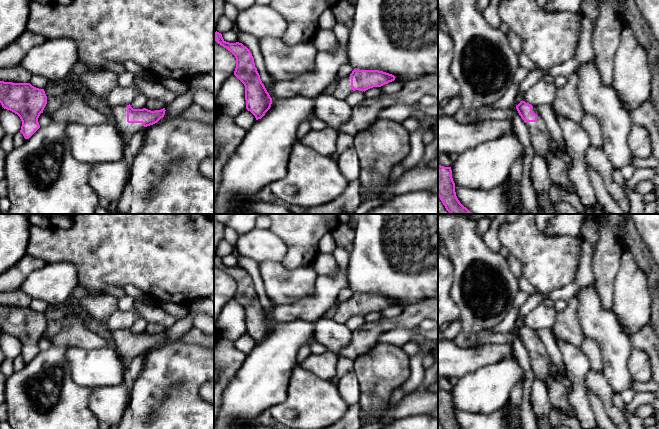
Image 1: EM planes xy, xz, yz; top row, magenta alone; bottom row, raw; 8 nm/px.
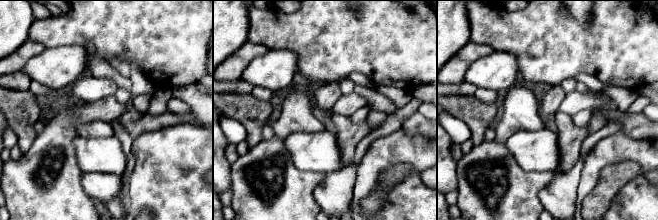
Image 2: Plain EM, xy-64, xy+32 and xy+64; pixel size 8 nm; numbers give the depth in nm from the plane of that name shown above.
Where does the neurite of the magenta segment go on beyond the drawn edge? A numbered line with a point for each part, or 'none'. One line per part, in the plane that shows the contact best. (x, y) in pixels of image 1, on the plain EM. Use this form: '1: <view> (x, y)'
1: xy (126, 354)

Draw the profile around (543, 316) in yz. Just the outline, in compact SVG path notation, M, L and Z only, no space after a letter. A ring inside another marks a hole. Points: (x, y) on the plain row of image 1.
M538 305L535 309L529 312L523 320L523 325L532 330L548 328L554 324L557 310L553 306Z

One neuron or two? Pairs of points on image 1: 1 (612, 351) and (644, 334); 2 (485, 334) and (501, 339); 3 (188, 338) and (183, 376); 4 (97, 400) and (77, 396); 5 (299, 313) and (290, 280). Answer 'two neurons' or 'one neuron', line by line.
1: two neurons
2: one neuron
3: two neurons
4: two neurons
5: two neurons

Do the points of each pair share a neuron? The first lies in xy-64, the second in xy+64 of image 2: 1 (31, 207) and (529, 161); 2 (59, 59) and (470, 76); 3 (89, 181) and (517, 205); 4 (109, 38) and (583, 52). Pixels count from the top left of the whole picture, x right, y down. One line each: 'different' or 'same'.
1: different
2: same
3: different
4: same

